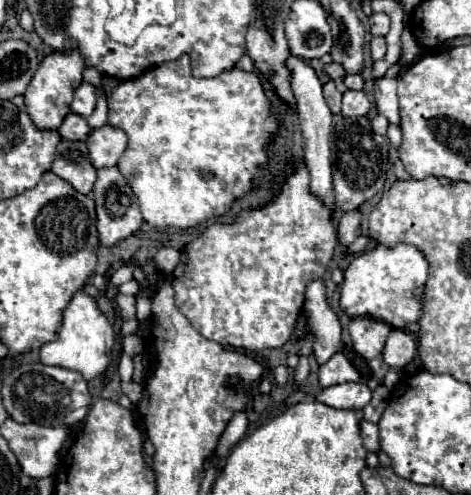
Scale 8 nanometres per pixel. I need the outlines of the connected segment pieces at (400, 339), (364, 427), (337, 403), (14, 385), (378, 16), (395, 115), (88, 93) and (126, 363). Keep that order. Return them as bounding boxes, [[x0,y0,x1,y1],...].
[[383,329,417,369],[361,419,381,453],[315,383,371,411],[1,363,91,427],[369,13,389,37],[375,79,401,127],[71,83,99,119],[119,353,133,381]]

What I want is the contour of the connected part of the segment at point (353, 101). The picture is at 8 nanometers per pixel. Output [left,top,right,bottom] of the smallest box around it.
[343,91,371,117]

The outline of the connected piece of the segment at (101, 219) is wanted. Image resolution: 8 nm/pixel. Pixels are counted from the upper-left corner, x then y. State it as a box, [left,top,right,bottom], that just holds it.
[93,167,143,247]

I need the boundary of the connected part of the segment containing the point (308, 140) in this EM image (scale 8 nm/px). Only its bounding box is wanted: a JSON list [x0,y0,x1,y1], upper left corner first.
[285,53,335,219]

